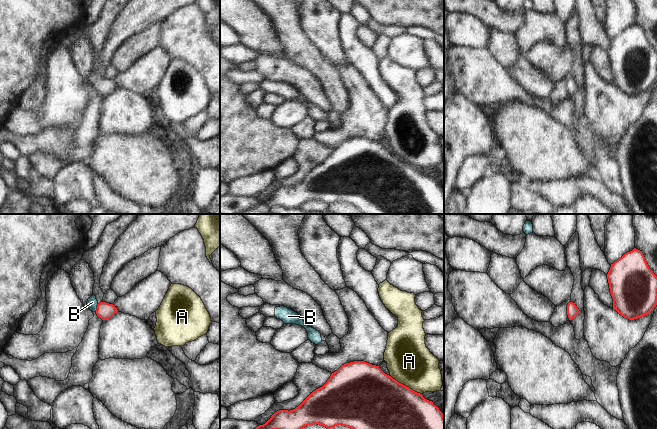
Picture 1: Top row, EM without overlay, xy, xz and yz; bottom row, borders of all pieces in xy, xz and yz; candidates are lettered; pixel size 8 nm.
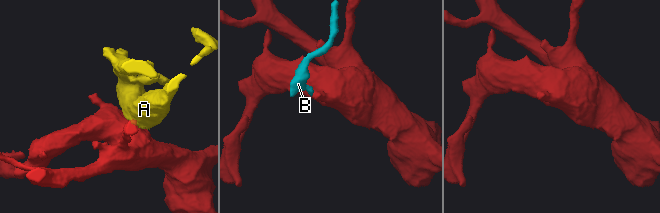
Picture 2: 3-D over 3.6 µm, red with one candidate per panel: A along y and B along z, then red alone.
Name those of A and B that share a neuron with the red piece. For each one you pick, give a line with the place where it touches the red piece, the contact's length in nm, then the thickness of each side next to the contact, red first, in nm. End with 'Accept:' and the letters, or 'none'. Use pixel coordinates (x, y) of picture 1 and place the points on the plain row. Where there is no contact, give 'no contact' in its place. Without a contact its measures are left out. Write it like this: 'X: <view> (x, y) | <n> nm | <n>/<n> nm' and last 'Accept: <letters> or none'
B: xy (97, 84) | 70 nm | 140/90 nm
Accept: B

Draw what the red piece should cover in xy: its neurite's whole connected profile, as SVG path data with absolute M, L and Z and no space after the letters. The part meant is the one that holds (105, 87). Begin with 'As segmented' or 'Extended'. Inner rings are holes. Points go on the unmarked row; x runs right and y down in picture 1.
Extended. M93 70L87 77L88 84L97 90L102 96L110 95L115 89L118 88L113 80L106 78L98 78L96 72Z

